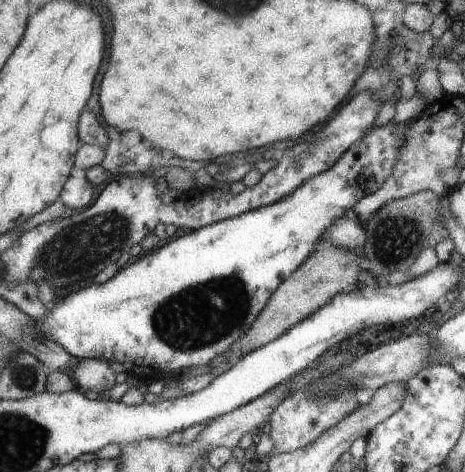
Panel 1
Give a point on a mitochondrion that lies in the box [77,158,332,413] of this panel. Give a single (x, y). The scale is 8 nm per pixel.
(196, 318)

